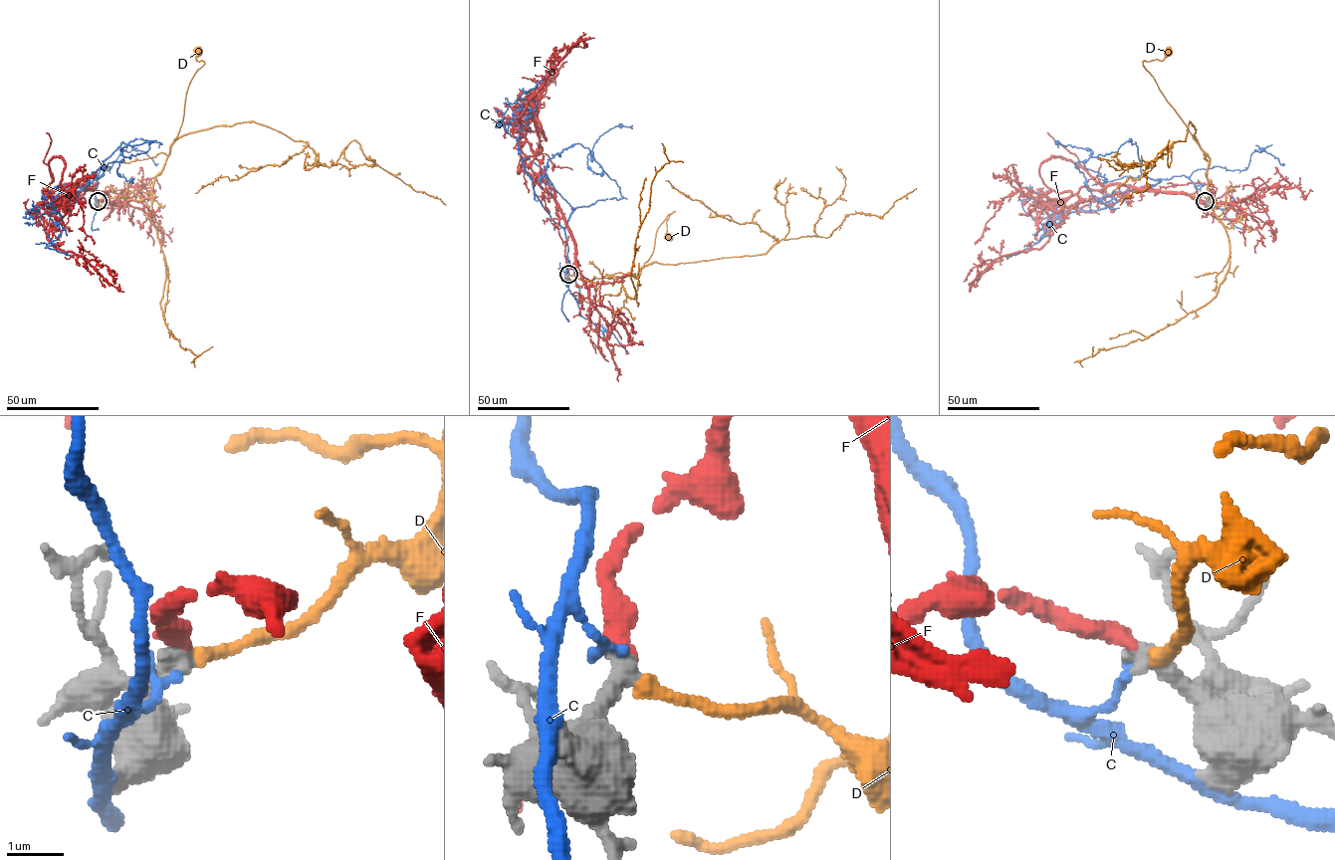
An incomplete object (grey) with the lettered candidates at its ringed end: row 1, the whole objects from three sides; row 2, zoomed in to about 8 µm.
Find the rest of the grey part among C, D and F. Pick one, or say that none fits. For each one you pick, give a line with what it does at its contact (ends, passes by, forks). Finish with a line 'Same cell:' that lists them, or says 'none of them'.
F: it ends
Same cell: F

